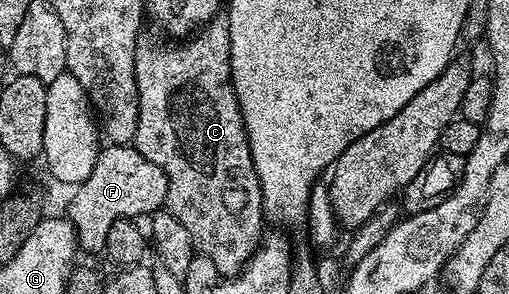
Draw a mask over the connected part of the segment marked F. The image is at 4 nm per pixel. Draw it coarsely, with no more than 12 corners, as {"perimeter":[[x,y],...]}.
{"perimeter":[[108,143],[66,219],[102,253],[109,226],[167,203],[163,168]]}

